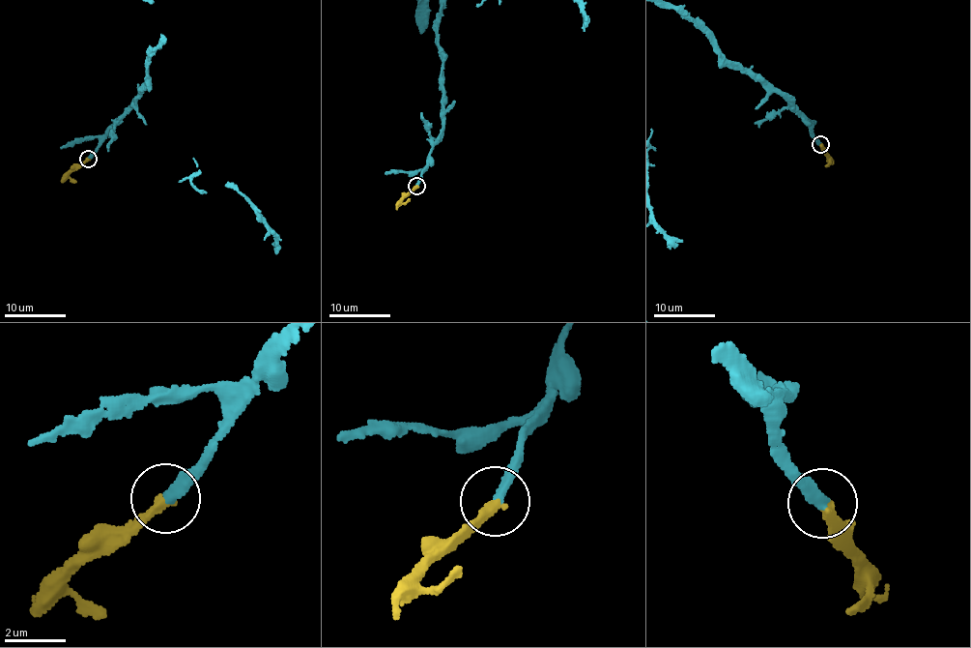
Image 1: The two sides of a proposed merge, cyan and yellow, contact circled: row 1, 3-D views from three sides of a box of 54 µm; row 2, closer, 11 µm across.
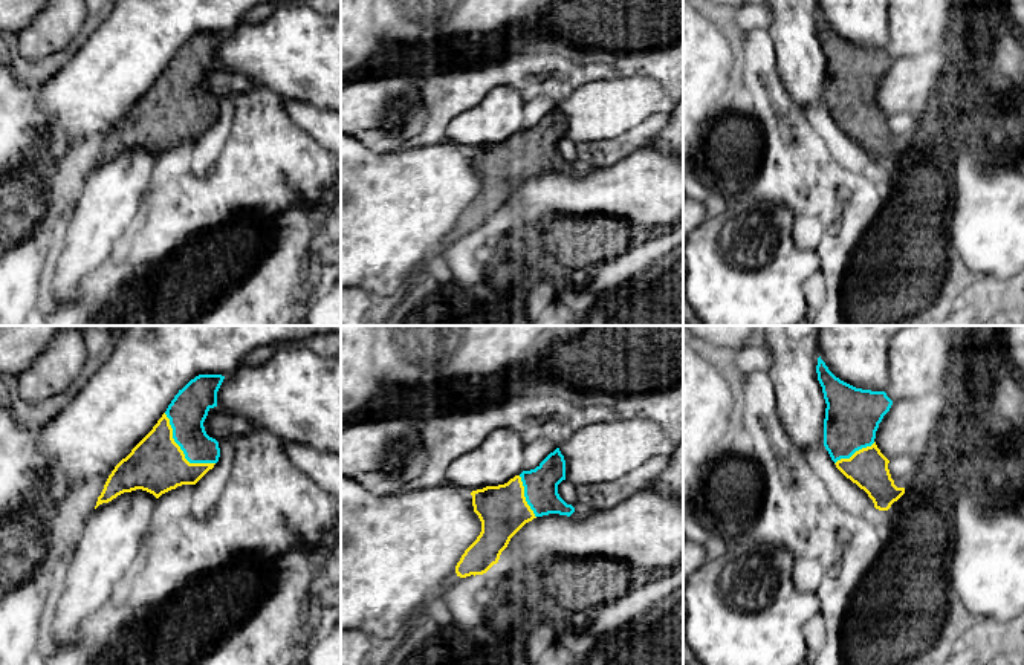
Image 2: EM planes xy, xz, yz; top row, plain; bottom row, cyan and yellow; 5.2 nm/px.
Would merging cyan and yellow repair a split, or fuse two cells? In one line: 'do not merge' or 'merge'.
merge

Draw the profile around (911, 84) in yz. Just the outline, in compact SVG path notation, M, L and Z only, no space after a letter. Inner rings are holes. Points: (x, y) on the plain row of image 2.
M952 37L923 54L893 60L876 89L876 102L893 118L900 113L926 119L952 67Z

